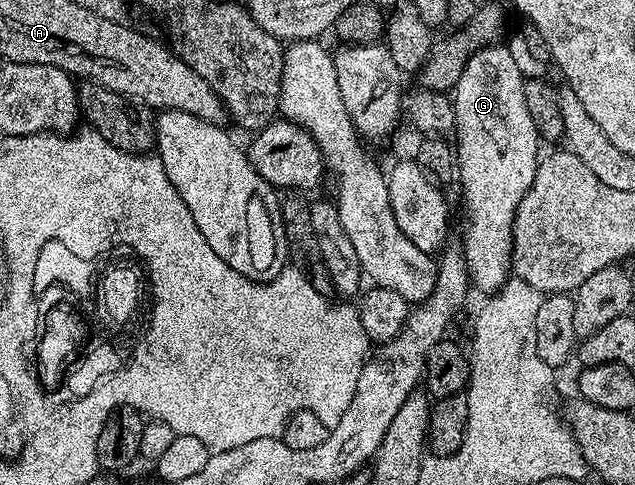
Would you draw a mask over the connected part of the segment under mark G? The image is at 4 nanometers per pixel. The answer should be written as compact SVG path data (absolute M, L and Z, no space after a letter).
M507 45L490 46L478 51L463 63L461 76L452 89L455 112L454 140L456 143L458 183L462 186L466 226L462 249L467 262L471 285L485 294L493 294L505 285L511 275L513 222L518 205L530 190L540 159L542 140L526 105L525 76L511 56Z

